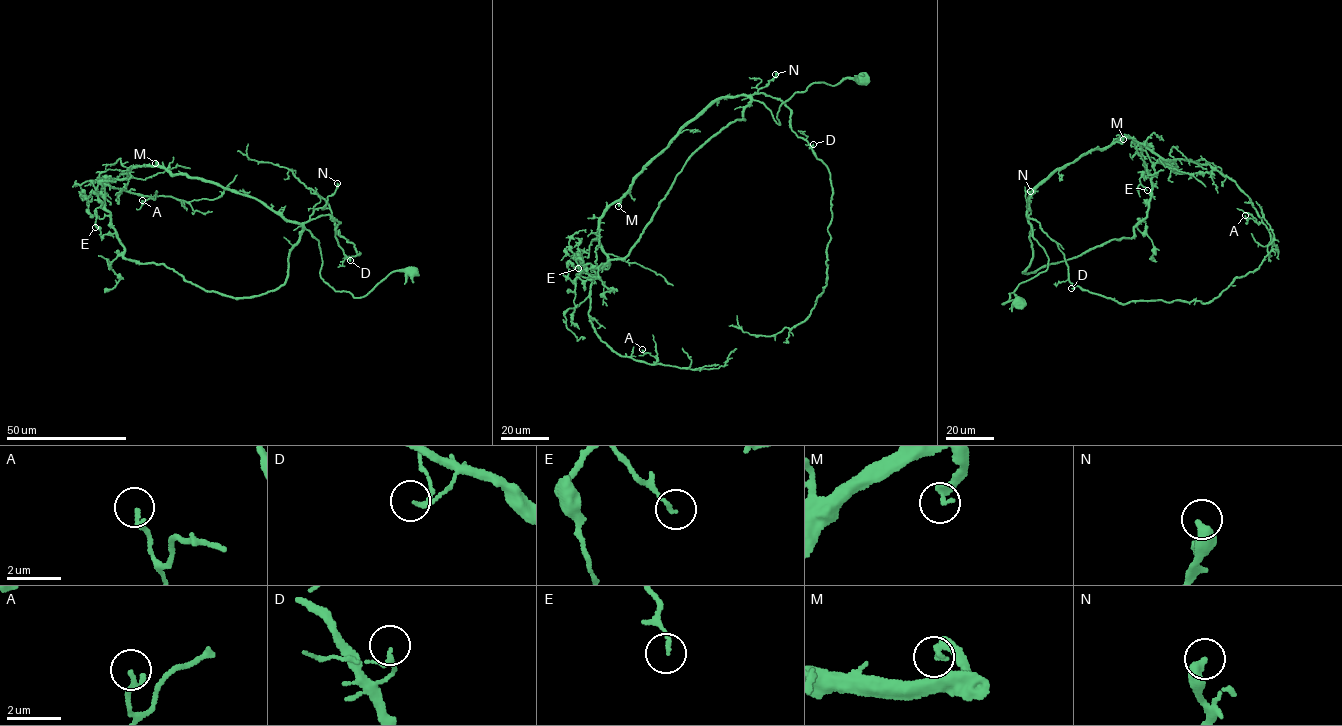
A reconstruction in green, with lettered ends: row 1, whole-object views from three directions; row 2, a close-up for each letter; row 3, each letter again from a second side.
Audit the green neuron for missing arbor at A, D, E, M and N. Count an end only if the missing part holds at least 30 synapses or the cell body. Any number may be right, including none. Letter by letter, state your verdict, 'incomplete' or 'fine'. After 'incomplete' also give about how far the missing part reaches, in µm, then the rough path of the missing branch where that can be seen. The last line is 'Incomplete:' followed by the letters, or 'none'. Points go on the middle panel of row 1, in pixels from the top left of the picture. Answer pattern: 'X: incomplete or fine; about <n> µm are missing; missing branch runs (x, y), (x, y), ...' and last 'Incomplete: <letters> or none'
A: fine
D: fine
E: fine
M: incomplete; about 70 µm are missing; missing branch runs (618, 206), (619, 211), (598, 223), (600, 238), (611, 242), (619, 237), (632, 241), (658, 238)
N: incomplete; about 80 µm are missing; missing branch runs (775, 74), (802, 83), (806, 87), (804, 93), (737, 157)
Incomplete: M, N

